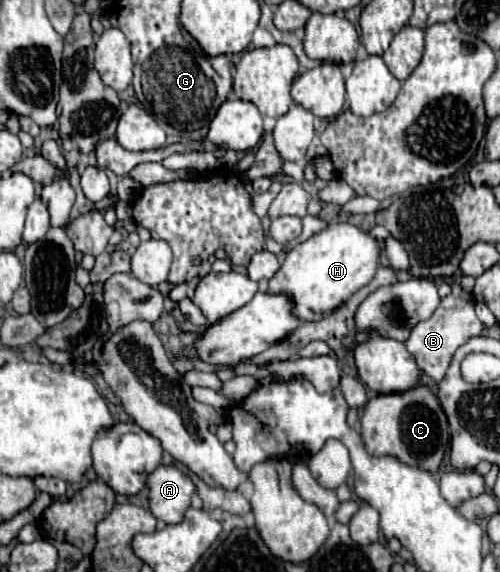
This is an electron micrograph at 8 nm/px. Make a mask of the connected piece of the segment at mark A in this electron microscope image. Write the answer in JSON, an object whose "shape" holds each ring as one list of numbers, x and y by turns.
{"shape":[[158,465,146,477,150,511,164,523,180,523,194,495,192,479,174,465]]}

